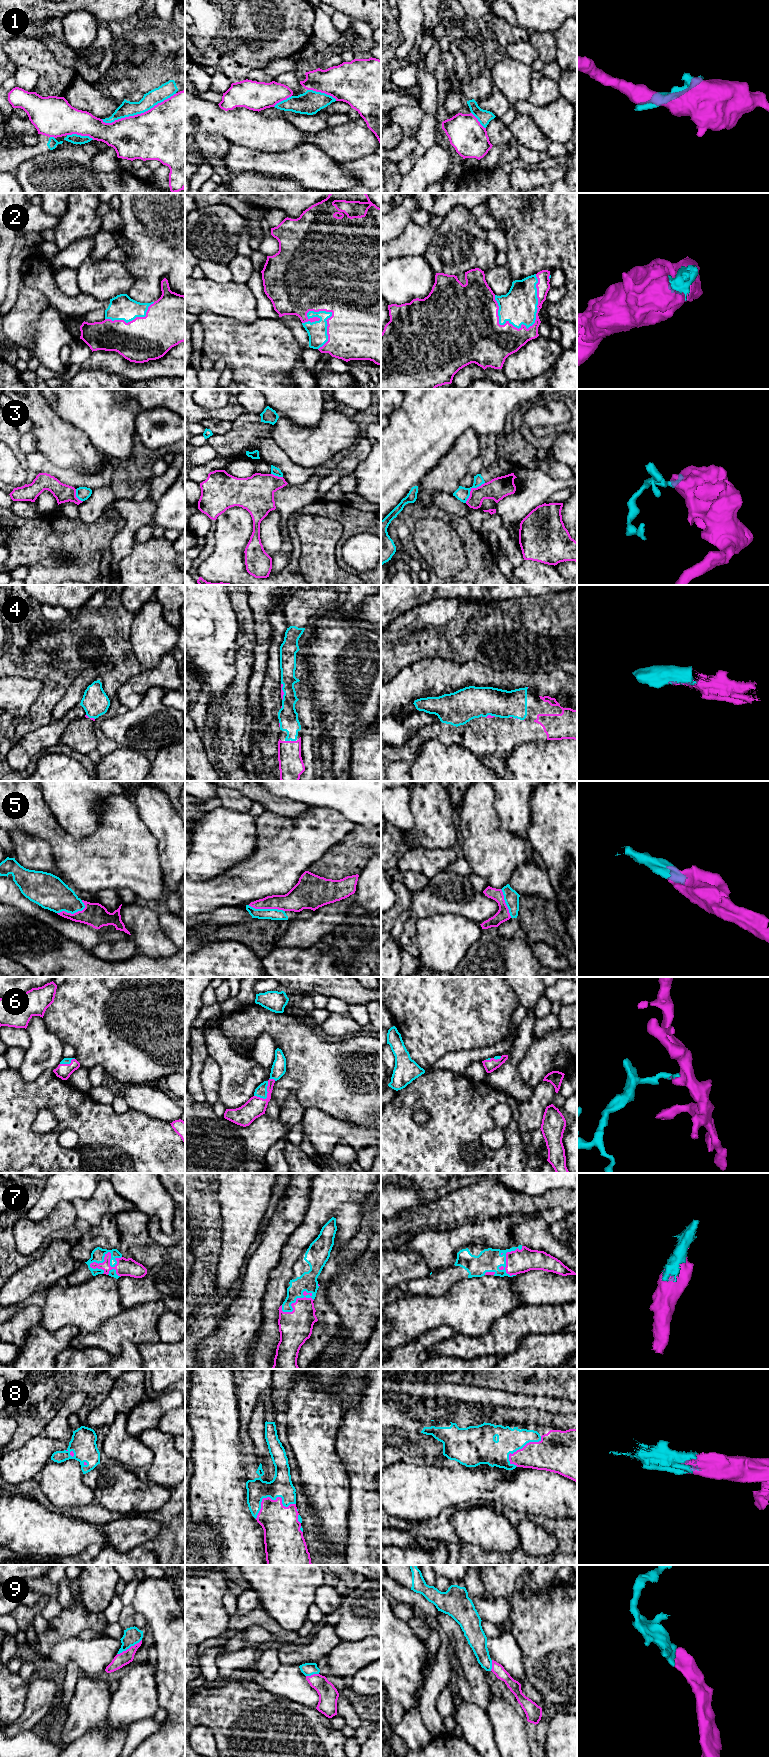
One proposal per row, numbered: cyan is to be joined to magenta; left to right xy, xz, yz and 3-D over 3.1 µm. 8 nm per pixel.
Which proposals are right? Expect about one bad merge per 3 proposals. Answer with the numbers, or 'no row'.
2, 4, 5, 6, 7, 8, 9

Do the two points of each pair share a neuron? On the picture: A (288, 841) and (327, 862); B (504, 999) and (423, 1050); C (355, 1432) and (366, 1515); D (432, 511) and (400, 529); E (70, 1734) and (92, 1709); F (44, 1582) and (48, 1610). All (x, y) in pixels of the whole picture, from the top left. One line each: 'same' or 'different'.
A: different
B: same
C: same
D: same
E: same
F: same

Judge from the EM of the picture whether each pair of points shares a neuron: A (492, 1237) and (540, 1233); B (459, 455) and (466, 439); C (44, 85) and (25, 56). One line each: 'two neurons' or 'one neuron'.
A: two neurons
B: one neuron
C: one neuron

